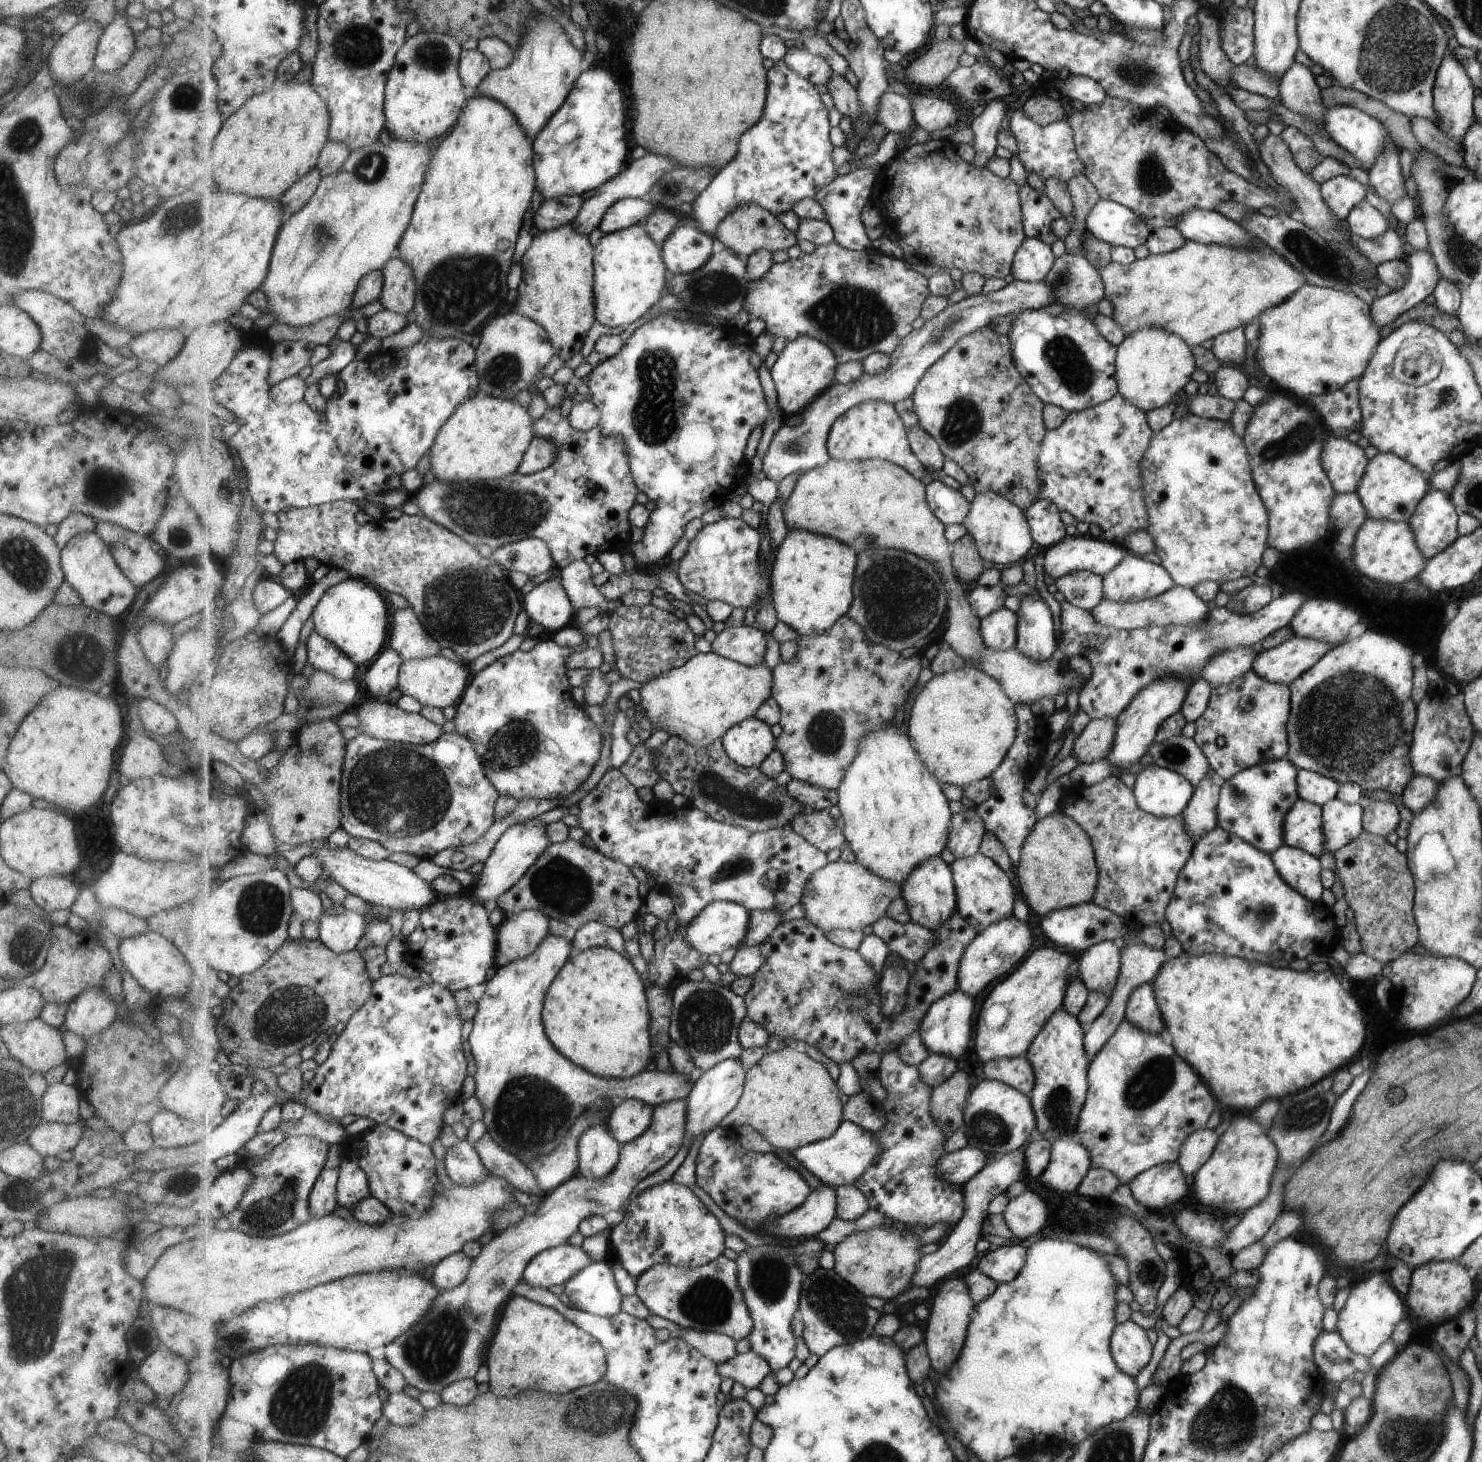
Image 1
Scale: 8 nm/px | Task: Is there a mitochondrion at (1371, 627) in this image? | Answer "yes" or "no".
no

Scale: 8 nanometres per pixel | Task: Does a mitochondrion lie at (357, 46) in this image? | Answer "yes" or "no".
yes

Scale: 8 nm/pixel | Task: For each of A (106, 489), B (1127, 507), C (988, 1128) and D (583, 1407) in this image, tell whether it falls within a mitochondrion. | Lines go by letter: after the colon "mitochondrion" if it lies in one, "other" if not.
A: mitochondrion
B: mitochondrion
C: mitochondrion
D: mitochondrion

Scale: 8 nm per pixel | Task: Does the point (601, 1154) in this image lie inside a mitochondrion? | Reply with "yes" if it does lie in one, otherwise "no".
no

